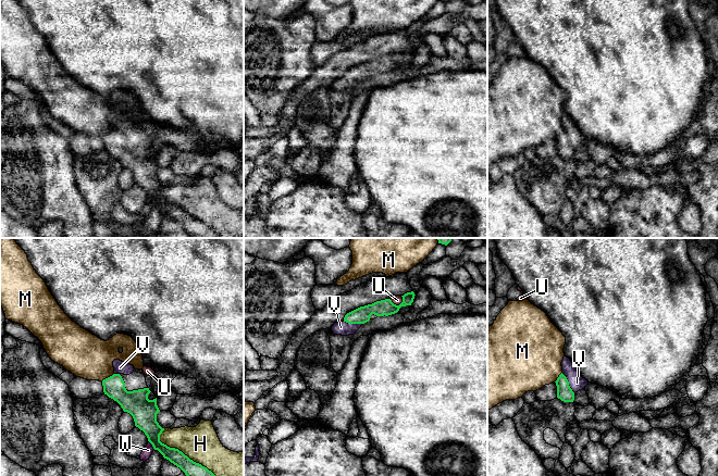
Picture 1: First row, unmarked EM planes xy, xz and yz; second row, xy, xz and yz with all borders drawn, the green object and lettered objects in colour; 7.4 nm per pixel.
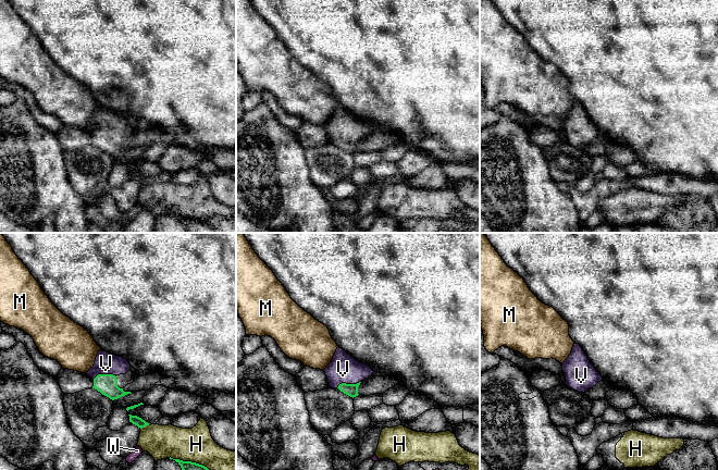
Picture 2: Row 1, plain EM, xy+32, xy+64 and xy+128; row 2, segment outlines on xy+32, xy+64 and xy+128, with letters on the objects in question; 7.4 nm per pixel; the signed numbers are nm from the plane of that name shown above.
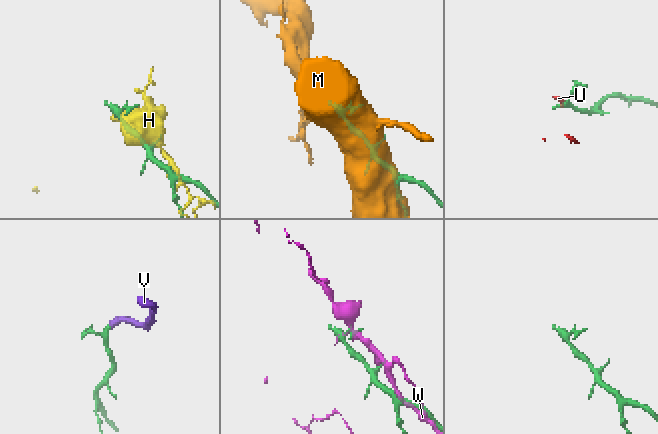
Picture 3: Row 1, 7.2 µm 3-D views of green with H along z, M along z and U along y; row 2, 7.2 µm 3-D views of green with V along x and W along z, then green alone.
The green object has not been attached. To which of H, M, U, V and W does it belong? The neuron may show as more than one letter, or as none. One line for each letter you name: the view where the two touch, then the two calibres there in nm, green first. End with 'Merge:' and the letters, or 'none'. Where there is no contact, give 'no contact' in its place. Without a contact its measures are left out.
V: contact in yz; calibres 110 and 120 nm
Merge: V

